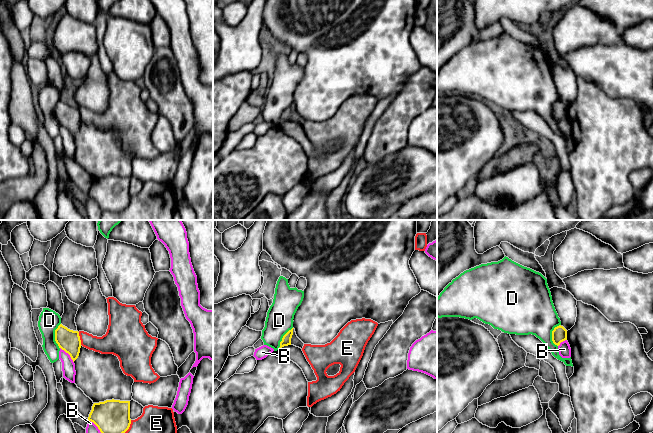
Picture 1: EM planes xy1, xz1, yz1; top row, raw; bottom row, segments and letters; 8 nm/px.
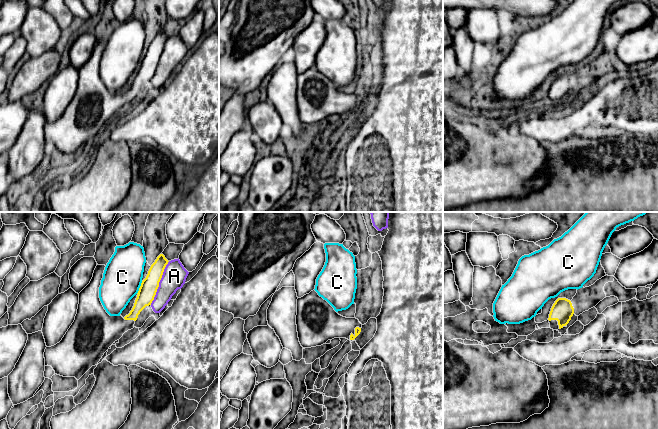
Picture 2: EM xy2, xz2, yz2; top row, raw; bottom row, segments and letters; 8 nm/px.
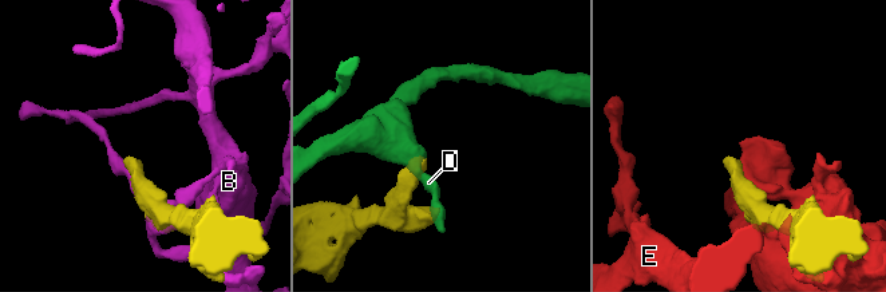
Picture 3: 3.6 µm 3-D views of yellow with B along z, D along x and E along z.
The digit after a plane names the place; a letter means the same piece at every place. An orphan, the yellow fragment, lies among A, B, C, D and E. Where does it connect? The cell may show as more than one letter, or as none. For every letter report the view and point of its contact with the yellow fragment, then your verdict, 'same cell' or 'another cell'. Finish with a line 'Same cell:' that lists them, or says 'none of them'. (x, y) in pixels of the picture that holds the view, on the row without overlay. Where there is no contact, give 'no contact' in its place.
A: xy2 (158, 59) | another cell
B: xy1 (97, 202) | another cell
C: xy2 (140, 63) | another cell
D: yz1 (552, 110) | another cell
E: xy1 (79, 114) | another cell
Same cell: none of them

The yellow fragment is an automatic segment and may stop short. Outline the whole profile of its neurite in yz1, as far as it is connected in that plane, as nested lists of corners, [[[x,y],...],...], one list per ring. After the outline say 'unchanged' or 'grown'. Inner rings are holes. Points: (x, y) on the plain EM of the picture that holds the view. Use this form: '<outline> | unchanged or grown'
[[[559,101],[552,107],[552,117],[555,121],[559,122],[561,118],[567,116],[567,106]]] | unchanged

